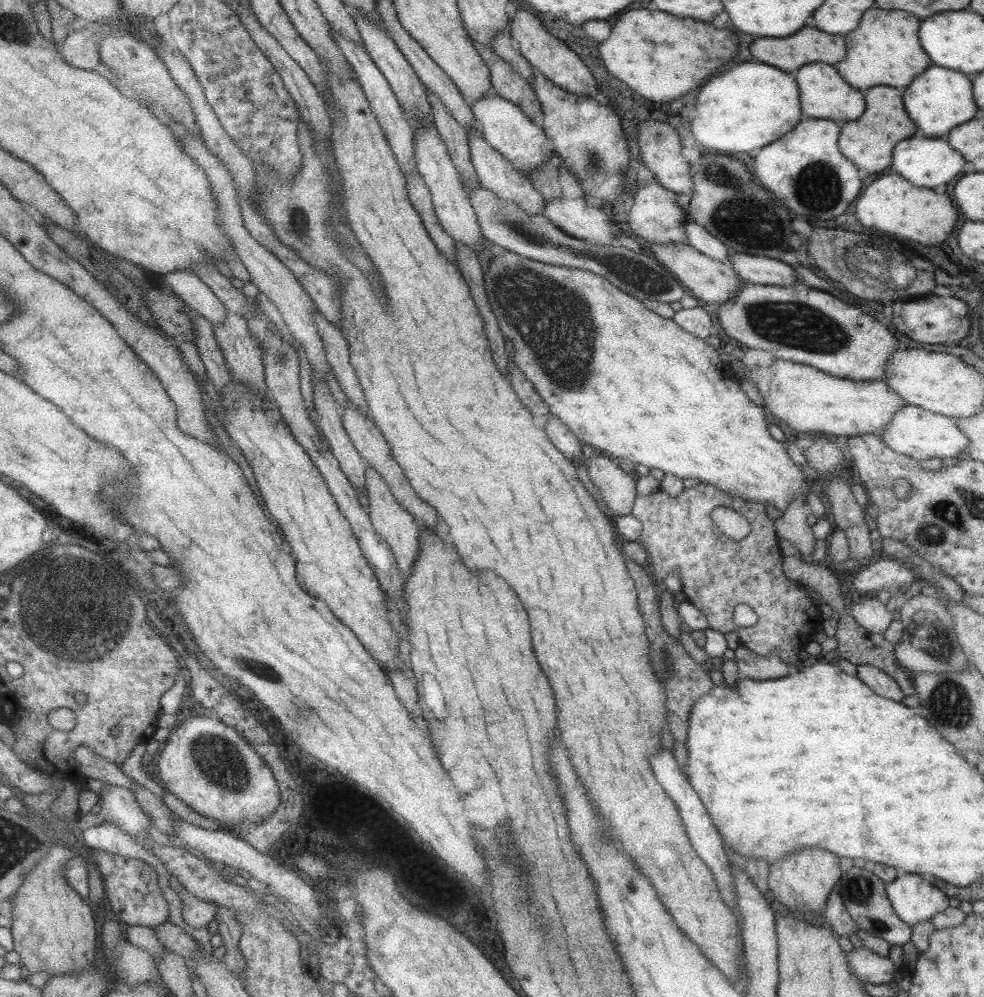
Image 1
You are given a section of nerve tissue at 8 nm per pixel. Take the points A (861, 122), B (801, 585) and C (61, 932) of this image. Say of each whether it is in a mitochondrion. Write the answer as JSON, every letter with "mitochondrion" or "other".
{"A":"other","B":"other","C":"other"}

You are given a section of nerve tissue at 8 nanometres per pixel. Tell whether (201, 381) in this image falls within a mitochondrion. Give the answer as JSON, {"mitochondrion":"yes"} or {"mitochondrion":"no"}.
{"mitochondrion":"no"}

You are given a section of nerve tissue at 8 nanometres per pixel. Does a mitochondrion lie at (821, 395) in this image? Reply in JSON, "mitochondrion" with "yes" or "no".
{"mitochondrion":"no"}

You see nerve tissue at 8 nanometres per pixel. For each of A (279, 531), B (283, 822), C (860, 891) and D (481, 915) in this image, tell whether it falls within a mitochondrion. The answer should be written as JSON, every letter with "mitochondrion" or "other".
{"A":"other","B":"other","C":"mitochondrion","D":"other"}

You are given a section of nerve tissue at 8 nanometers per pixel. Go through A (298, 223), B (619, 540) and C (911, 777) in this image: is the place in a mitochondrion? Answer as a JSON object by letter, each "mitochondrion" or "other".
{"A":"mitochondrion","B":"other","C":"other"}

